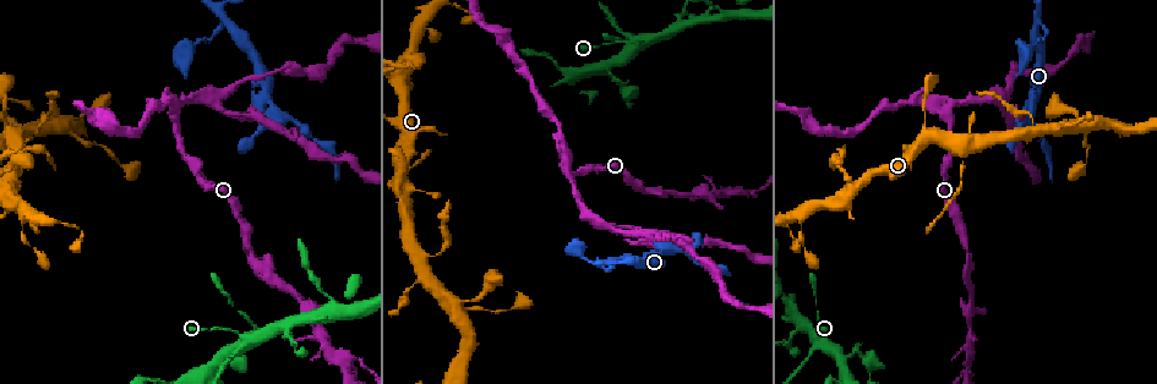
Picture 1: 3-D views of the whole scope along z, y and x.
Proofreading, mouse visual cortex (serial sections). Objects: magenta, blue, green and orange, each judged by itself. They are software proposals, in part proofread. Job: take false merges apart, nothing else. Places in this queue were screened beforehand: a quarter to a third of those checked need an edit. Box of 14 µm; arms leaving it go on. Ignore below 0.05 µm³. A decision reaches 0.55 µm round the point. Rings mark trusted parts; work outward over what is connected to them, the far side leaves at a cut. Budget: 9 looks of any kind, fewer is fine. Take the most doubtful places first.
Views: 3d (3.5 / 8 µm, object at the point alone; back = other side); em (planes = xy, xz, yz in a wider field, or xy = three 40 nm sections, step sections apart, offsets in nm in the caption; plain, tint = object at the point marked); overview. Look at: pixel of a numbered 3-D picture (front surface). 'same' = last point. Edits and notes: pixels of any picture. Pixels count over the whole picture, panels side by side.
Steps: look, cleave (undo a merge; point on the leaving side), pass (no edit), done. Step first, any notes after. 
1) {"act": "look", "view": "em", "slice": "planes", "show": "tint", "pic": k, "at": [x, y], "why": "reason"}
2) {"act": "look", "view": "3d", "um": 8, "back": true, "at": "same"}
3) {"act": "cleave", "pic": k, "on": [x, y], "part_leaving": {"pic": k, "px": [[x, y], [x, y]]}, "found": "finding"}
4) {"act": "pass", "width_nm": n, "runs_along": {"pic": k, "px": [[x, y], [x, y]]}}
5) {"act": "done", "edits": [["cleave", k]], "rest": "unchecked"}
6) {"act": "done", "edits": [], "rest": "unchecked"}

{"act": "look", "view": "3d", "um": 8, "pic": 1, "at": [225, 26], "why": "abrupt turn"}

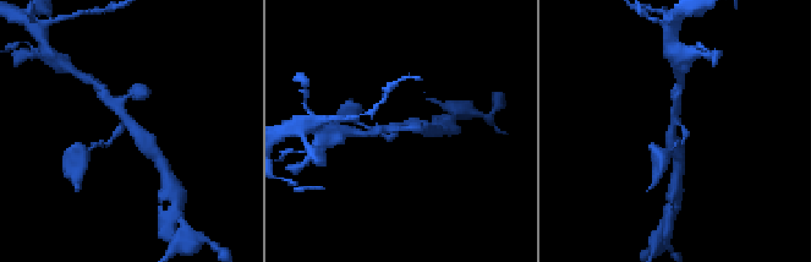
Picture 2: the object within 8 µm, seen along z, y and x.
{"act": "look", "view": "3d", "um": 3.5, "pic": 2, "at": [129, 123], "why": "closer look"}

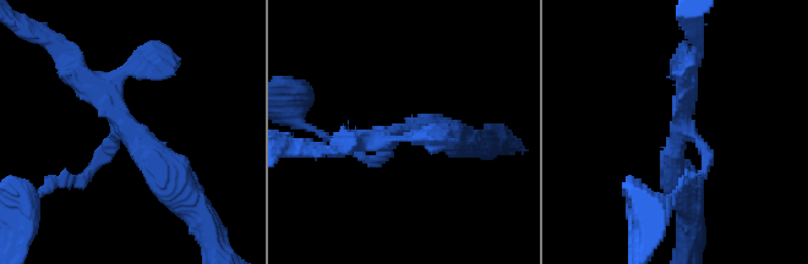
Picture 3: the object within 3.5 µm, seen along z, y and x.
{"act": "look", "view": "em", "slice": "xy", "step": 5, "show": "tint", "pic": 3, "at": [130, 137], "arms": 4, "arm_widths_nm": [150, 200, 250, 400], "why": "need the tissue"}

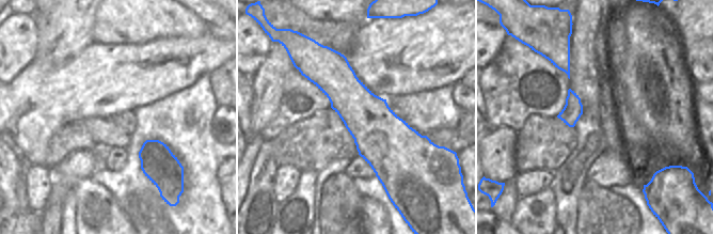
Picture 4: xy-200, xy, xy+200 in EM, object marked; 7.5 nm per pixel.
{"act": "pass", "runs_along": {"pic": 3, "px": [[181, 198], [121, 131], [80, 179]]}, "found": "all the same cell"}

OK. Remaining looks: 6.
{"act": "look", "view": "3d", "um": 8, "back": true, "pic": 1, "at": [401, 183], "why": "small branch off a trunk"}

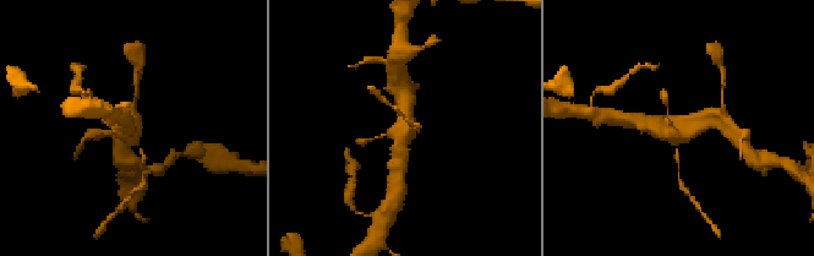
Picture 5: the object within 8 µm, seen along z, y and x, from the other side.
{"act": "look", "view": "em", "slice": "xy", "step": 1, "show": "tint", "pic": 5, "at": [680, 132]}

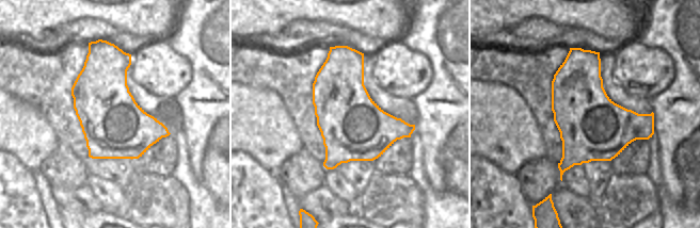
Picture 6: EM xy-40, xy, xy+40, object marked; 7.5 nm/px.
{"act": "cleave", "pic": 5, "on": [678, 164], "part_leaving": {"pic": 5, "px": [[677, 148], [678, 178], [688, 192]]}, "found": "a second cell is stuck on"}

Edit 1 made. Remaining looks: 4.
{"act": "look", "view": "3d", "um": 8, "pic": 1, "at": [968, 357], "why": "branch point"}

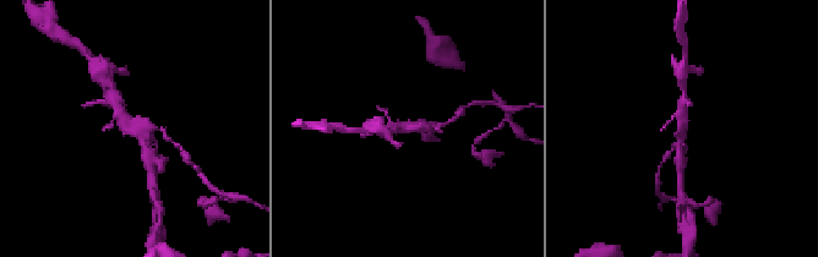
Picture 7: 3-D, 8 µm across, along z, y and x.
{"act": "look", "view": "3d", "um": 3.5, "pic": 7, "at": [136, 123]}

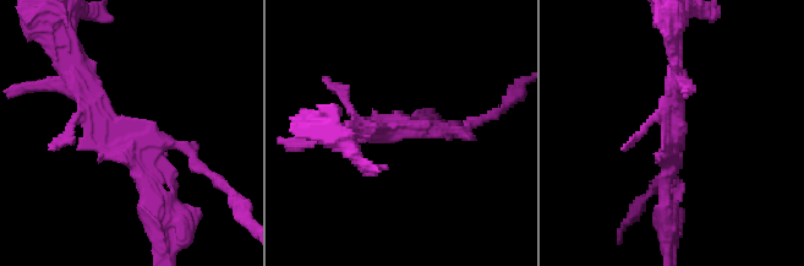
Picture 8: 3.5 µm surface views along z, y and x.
{"act": "look", "view": "em", "slice": "xy", "step": 3, "show": "tint", "pic": 8, "at": [398, 132], "arms": 3, "arm_widths_nm": [150, 200, 200], "why": "need the tissue"}

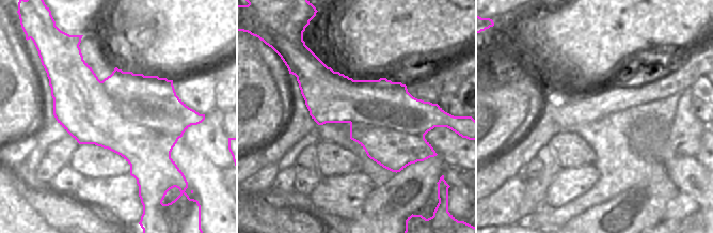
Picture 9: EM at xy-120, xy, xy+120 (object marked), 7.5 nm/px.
{"act": "cleave", "pic": 8, "on": [202, 169], "found": "two cells meet here"}

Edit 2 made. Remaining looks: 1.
{"act": "done", "edits": [["cleave", 5], ["cleave", 8]], "rest": "unchecked"}

